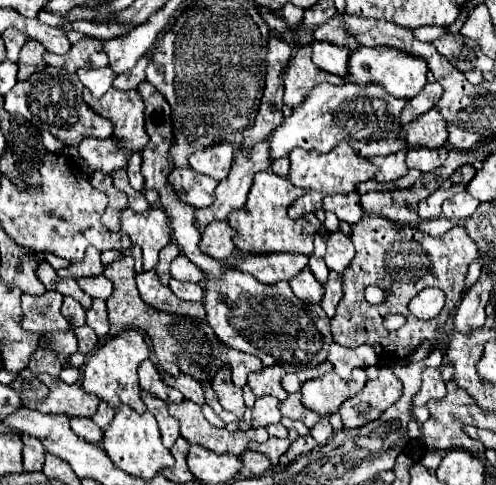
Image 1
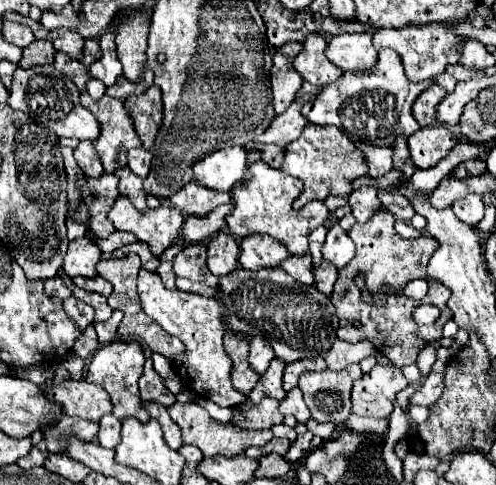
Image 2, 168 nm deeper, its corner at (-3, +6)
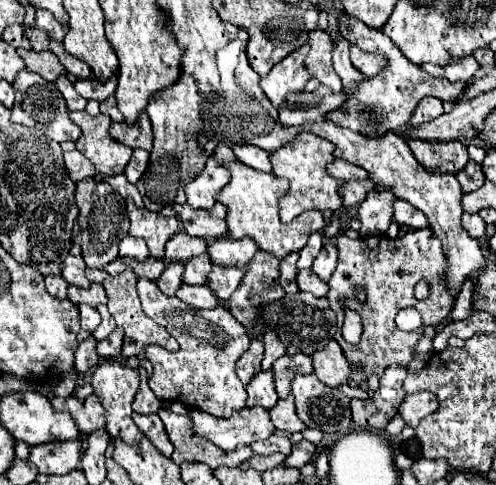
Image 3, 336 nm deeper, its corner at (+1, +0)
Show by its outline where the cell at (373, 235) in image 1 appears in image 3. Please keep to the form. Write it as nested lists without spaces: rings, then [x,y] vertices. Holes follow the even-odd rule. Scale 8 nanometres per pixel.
[[[407,230],[403,236],[389,238],[387,234],[375,234],[375,236],[359,236],[357,240],[347,238],[345,234],[339,234],[335,240],[335,246],[339,250],[339,264],[329,280],[329,306],[337,314],[337,334],[335,340],[339,340],[341,348],[345,350],[345,358],[351,362],[359,362],[363,366],[365,374],[377,374],[381,376],[387,366],[399,364],[407,366],[415,358],[417,342],[423,336],[423,326],[443,326],[449,318],[449,312],[453,308],[455,300],[449,300],[445,292],[441,292],[441,284],[437,284],[437,272],[445,268],[445,258],[441,256],[441,244],[429,236],[429,230]],[[419,280],[429,280],[429,298],[417,300],[413,294],[413,288]],[[357,288],[363,288],[367,292],[367,300],[357,300]],[[337,298],[347,298],[347,308],[355,310],[363,320],[363,336],[357,346],[351,346],[341,336],[341,322],[345,312],[337,304]],[[413,306],[419,310],[423,318],[423,326],[413,332],[403,332],[395,324],[395,316],[401,308]]]

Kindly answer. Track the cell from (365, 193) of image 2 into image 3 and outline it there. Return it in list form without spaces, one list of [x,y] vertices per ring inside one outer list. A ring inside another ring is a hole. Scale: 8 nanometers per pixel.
[[[369,192],[367,198],[357,208],[357,218],[361,222],[361,236],[387,232],[389,224],[393,222],[393,200],[395,196],[389,196],[389,192]]]

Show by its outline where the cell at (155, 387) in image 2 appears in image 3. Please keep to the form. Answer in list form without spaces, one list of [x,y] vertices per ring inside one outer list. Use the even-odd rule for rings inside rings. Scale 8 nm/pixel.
[[[139,368],[139,376],[141,376],[141,386],[139,392],[135,394],[135,402],[133,402],[133,410],[139,414],[155,414],[161,410],[163,402],[153,394],[153,390],[147,384],[147,372],[145,368]]]

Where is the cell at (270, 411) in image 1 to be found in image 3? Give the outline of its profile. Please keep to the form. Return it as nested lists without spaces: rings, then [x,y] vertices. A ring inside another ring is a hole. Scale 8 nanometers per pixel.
[[[245,406],[241,412],[233,414],[231,418],[217,418],[197,408],[189,408],[187,414],[191,416],[193,426],[201,436],[205,436],[207,440],[225,450],[265,440],[269,434],[275,432],[275,426],[269,418],[269,410],[265,410],[263,406],[253,406],[253,408]]]

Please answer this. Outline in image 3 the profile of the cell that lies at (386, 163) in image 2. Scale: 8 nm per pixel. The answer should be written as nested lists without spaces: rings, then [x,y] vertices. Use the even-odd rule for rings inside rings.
[[[337,158],[335,162],[331,162],[329,168],[327,168],[327,172],[329,172],[331,176],[335,176],[337,180],[341,180],[341,182],[367,180],[367,178],[369,178],[369,172],[367,172],[367,170],[363,170],[363,168],[355,166],[355,164],[349,164],[349,162],[341,160],[341,158]]]

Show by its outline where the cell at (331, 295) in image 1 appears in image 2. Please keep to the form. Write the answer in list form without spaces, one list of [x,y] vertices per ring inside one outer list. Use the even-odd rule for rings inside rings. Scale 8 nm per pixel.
[[[323,260],[321,266],[315,266],[313,268],[313,278],[315,278],[315,288],[319,292],[323,292],[325,296],[331,296],[333,284],[337,280],[337,268],[331,262]]]

